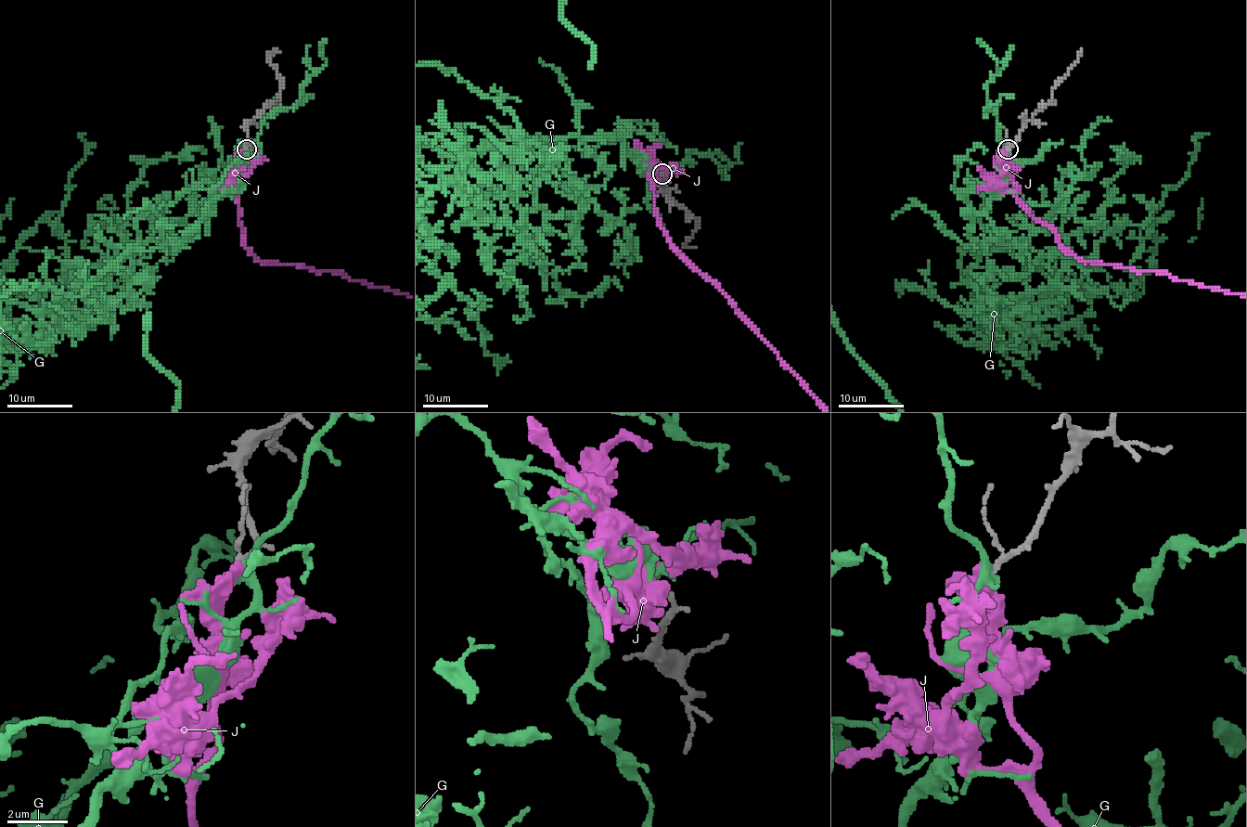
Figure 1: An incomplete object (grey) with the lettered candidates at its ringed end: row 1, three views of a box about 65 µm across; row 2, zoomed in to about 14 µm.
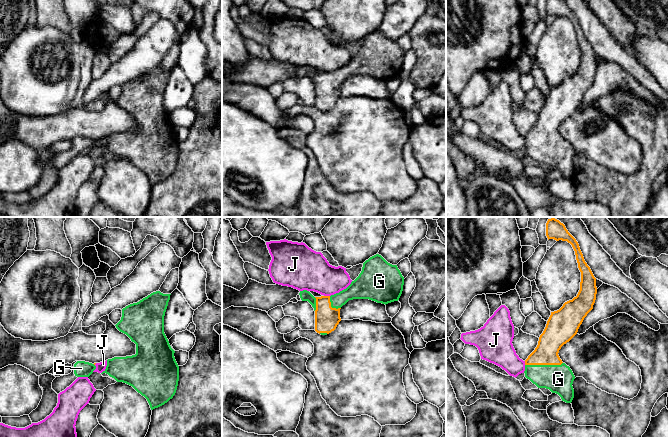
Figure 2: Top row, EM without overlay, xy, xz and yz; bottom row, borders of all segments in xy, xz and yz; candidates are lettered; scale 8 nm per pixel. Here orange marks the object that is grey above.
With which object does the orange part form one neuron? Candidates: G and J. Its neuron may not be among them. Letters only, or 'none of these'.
G

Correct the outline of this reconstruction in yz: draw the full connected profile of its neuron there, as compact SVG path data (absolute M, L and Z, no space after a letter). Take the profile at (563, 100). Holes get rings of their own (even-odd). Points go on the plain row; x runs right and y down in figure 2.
M546 0L546 12L548 16L567 17L572 21L581 48L580 66L559 86L551 88L537 123L525 136L524 149L538 164L549 165L558 170L562 177L571 179L575 152L558 129L577 110L584 94L593 85L597 70L596 54L585 38L578 18L564 0Z

